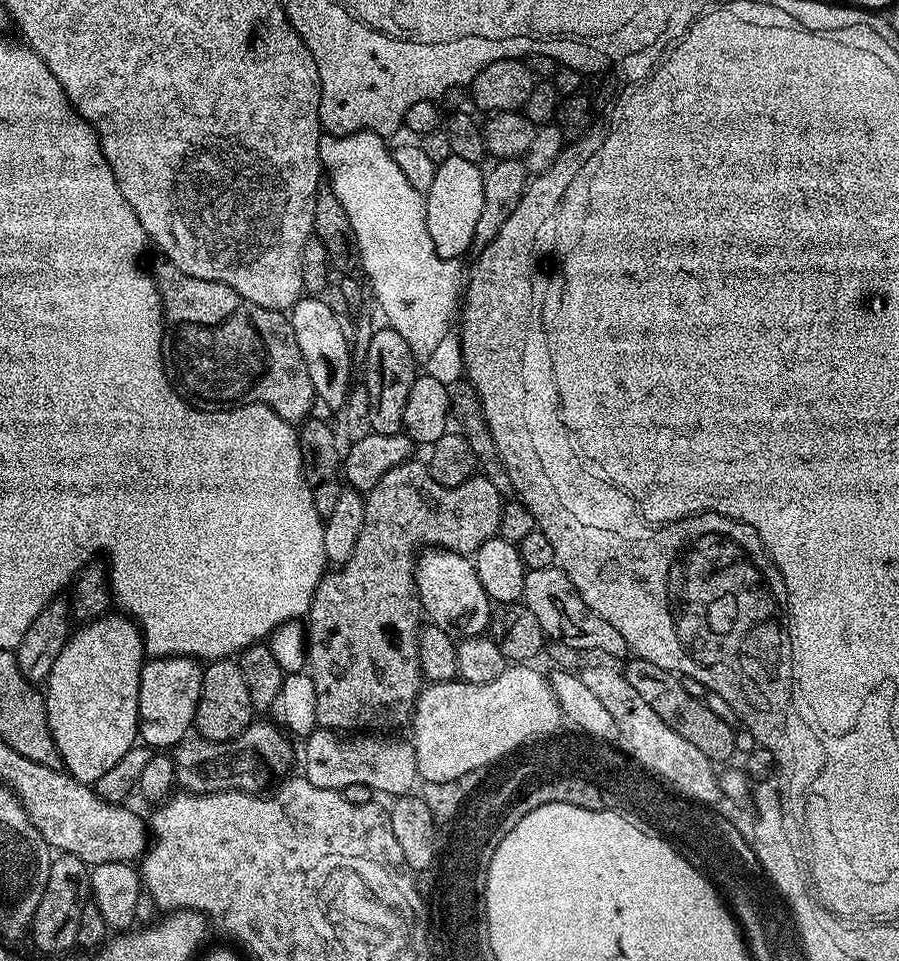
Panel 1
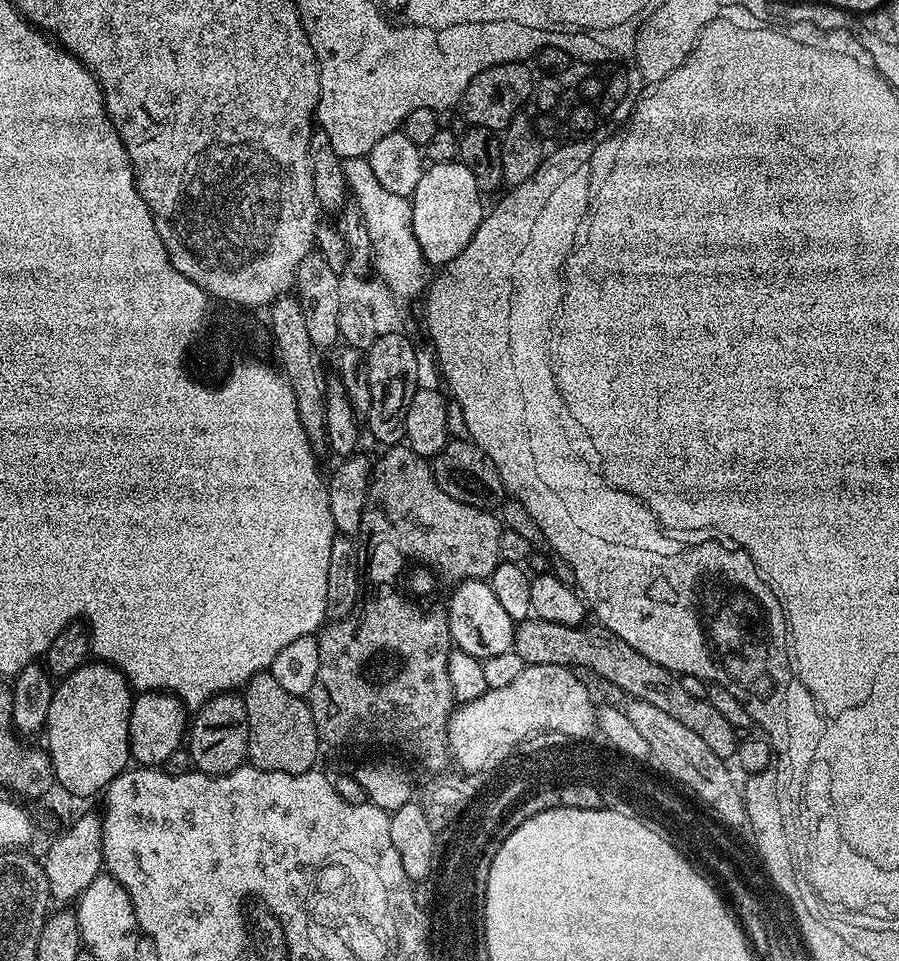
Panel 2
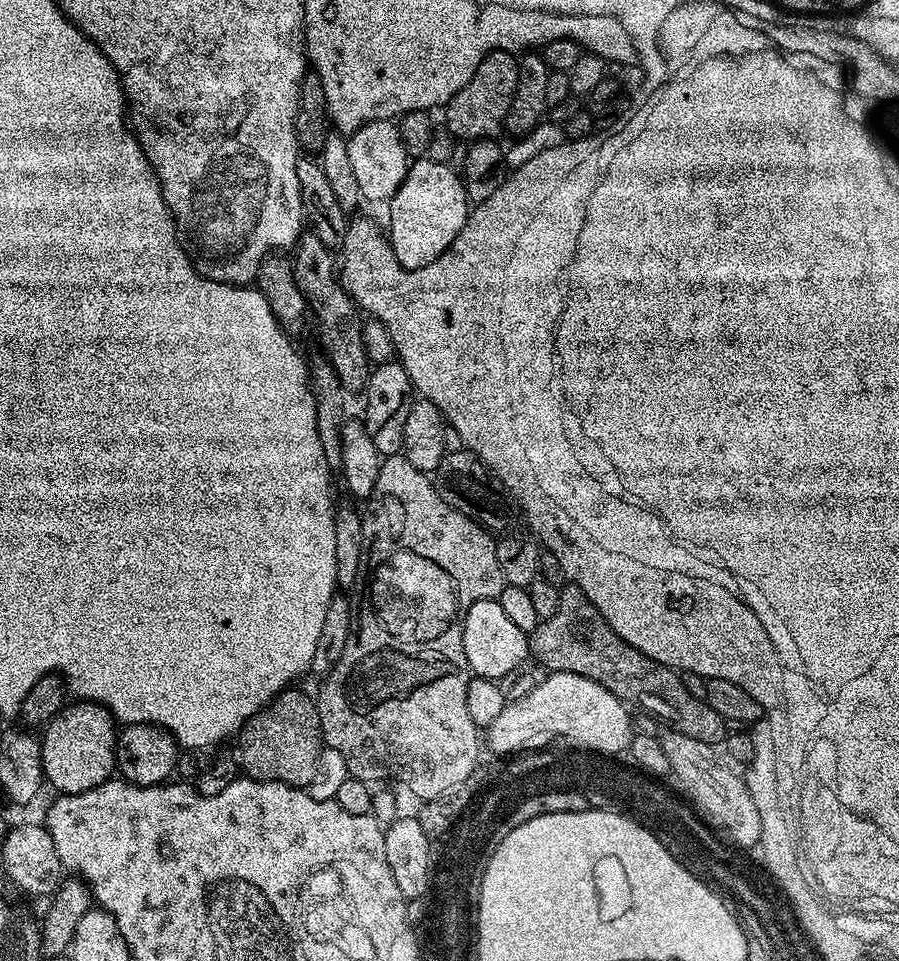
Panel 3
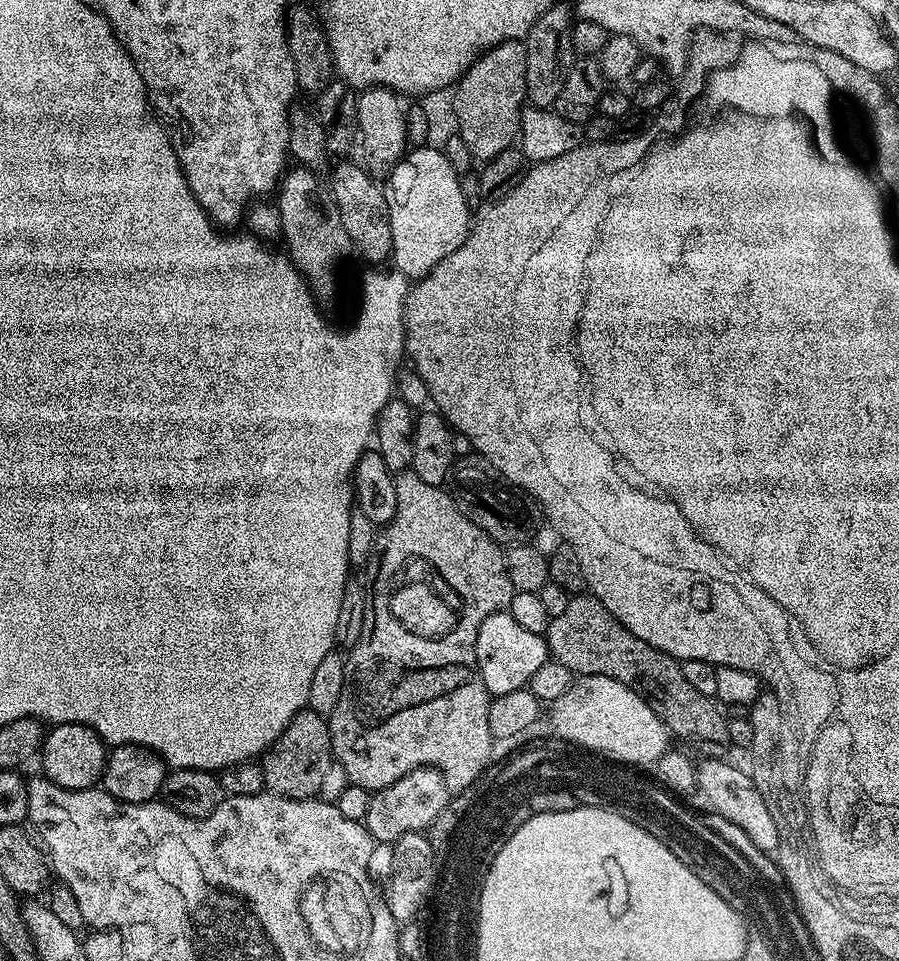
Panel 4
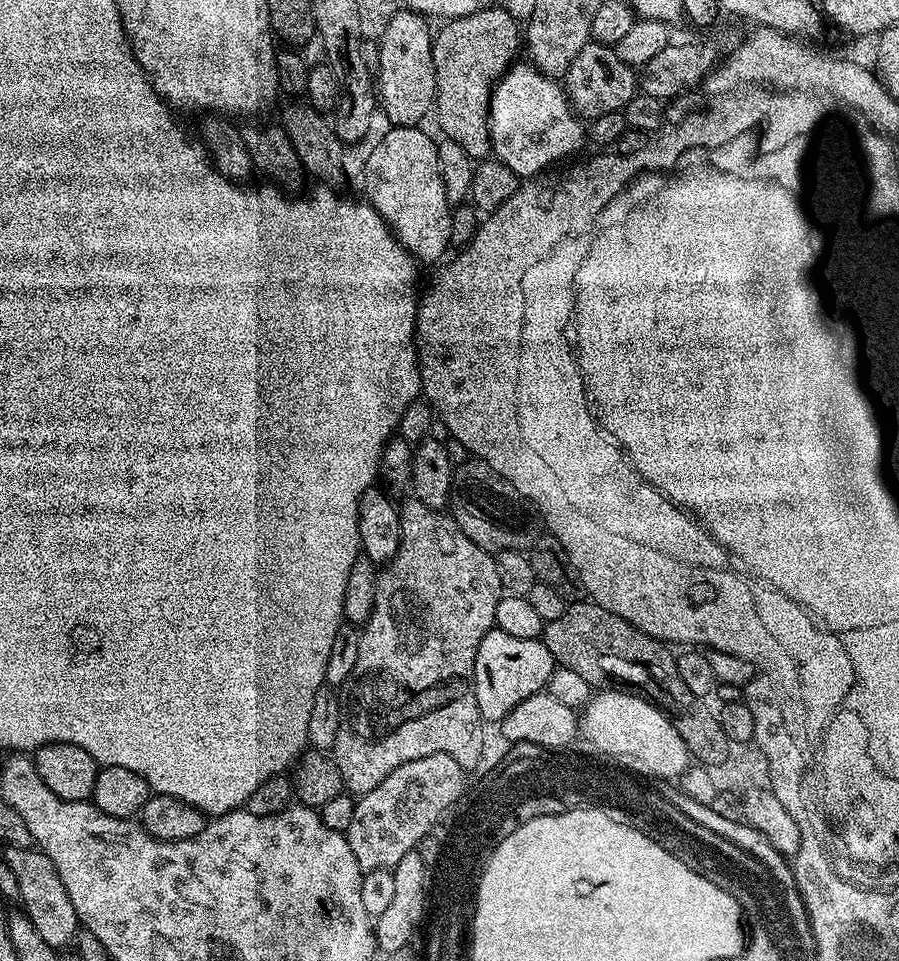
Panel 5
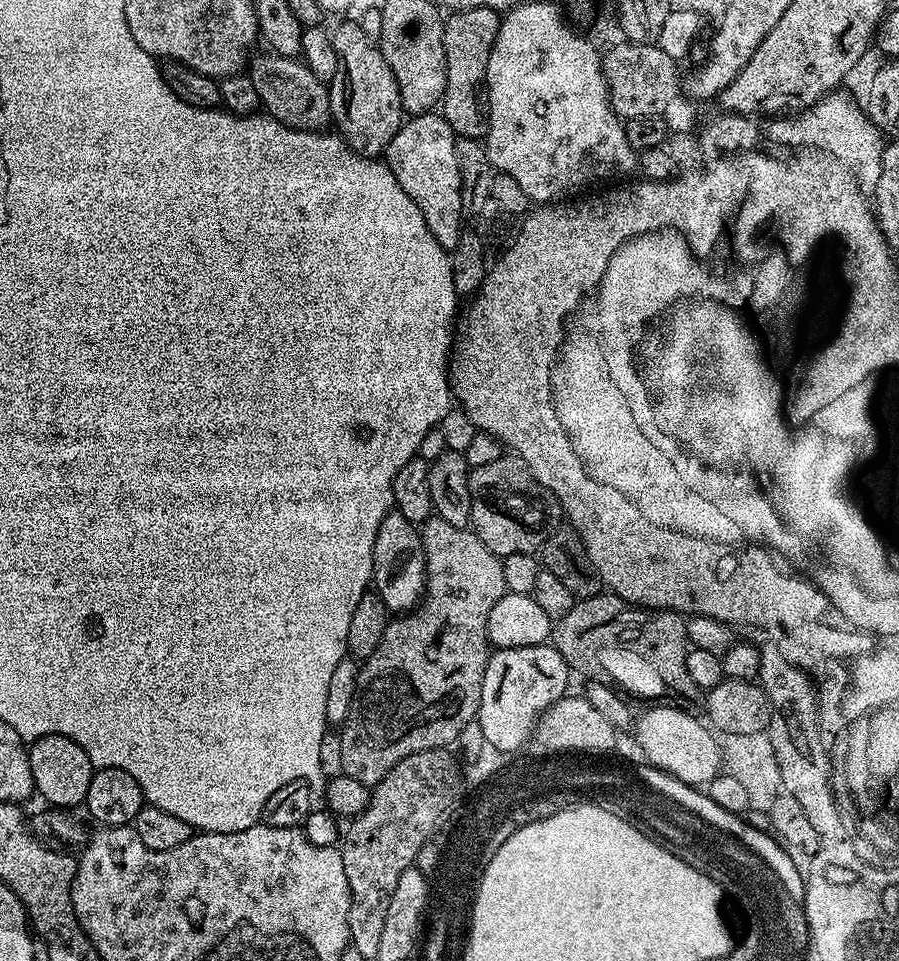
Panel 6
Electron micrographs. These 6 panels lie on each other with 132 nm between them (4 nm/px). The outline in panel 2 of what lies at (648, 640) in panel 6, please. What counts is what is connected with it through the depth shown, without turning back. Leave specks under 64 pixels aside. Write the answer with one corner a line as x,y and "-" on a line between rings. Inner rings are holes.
529,618
515,625
512,646
525,665
553,664
573,670
585,668
586,671
601,676
606,683
621,688
626,697
650,702
650,706
670,714
674,722
682,722
682,726
698,734
720,760
728,762
735,757
737,742
734,740
734,730
730,722
714,710
707,698
700,697
699,700
698,697
691,696
684,685
687,683
677,673
658,662
650,662
650,658
638,654
634,646
626,646
626,642
622,642
622,638
614,635
610,629
603,626
588,627
562,626

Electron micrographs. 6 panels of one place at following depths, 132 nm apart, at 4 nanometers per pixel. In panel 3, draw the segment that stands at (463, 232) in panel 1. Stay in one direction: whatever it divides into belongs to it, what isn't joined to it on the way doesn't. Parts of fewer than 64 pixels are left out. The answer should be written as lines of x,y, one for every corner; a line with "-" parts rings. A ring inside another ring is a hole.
416,158
409,163
406,178
400,189
393,194
390,207
392,213
388,216
387,231
390,233
394,254
404,268
418,270
422,266
430,266
430,262
437,260
460,237
461,230
468,223
470,201
457,169
447,168
445,164
427,158

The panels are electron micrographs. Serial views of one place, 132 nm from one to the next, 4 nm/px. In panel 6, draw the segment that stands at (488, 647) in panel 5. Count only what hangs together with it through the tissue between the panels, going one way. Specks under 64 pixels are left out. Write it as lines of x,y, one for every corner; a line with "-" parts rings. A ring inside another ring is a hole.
551,643
517,648
499,648
488,658
482,678
482,698
478,721
485,745
500,752
516,752
533,739
536,724
551,704
569,691
570,669
562,654

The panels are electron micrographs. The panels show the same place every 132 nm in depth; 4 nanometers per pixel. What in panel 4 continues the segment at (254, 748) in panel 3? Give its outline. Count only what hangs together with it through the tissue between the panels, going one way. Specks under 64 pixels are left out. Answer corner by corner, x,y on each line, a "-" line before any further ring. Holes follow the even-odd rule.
311,710
298,713
264,753
262,767
265,789
275,796
285,796
291,800
319,797
328,780
328,771
334,768
332,737
328,733
327,719

